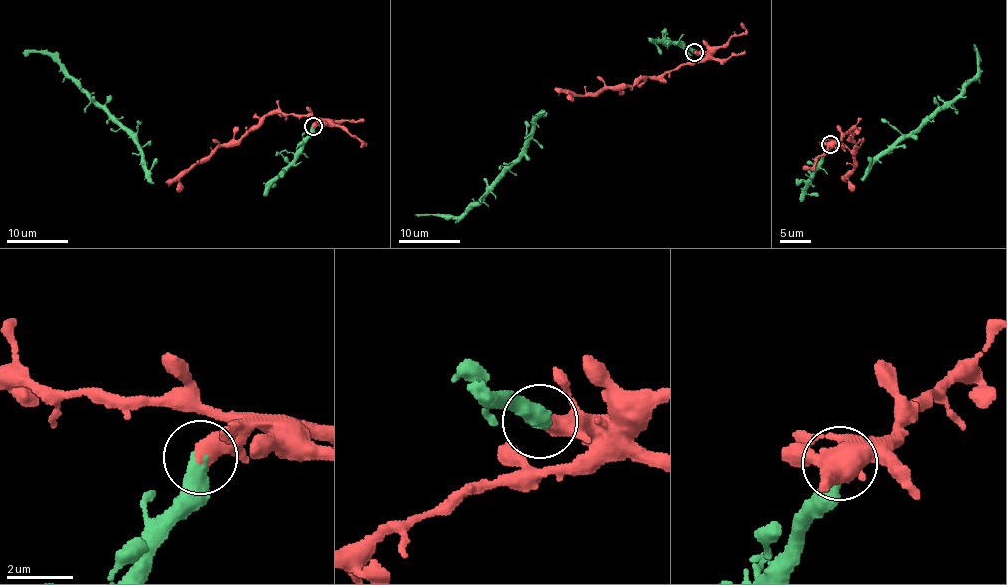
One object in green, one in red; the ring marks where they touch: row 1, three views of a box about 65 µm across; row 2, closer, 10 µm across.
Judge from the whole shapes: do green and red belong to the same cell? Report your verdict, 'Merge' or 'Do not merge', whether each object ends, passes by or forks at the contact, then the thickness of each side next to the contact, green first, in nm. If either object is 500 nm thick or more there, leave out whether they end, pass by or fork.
Do not merge. Thickness 550 nm (green) against 550 nm

